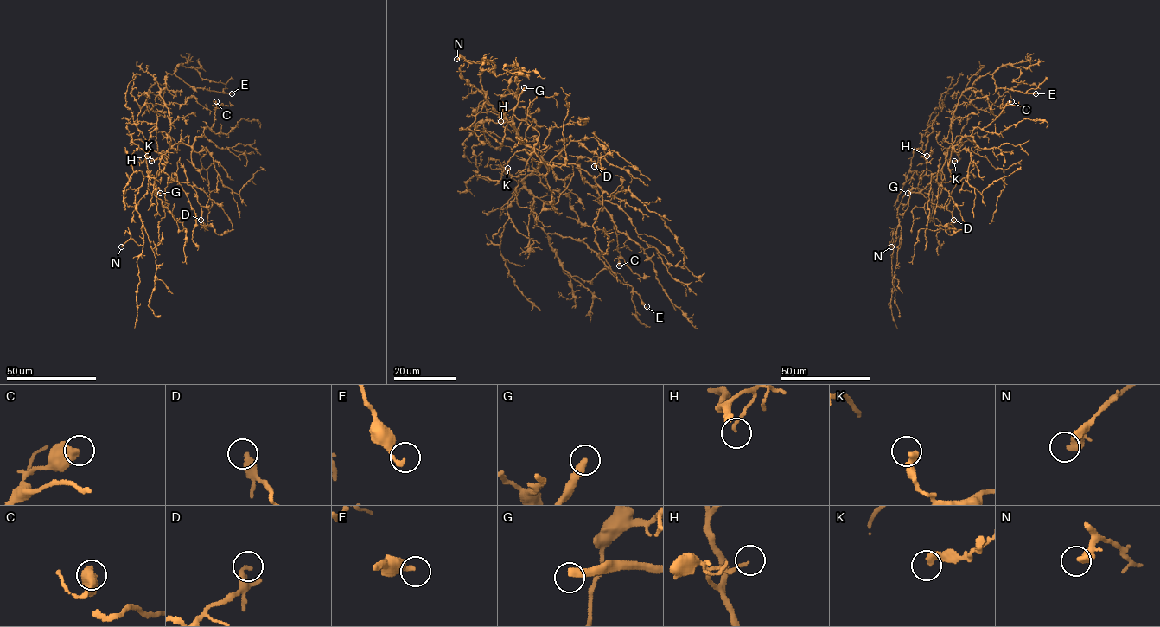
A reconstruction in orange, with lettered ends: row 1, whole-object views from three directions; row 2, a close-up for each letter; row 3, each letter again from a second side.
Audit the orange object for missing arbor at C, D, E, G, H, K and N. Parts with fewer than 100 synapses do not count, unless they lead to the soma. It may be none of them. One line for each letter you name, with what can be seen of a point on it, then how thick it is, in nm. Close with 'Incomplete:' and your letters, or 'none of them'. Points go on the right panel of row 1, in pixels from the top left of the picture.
G: (908, 193) | 400 nm
Incomplete: G

